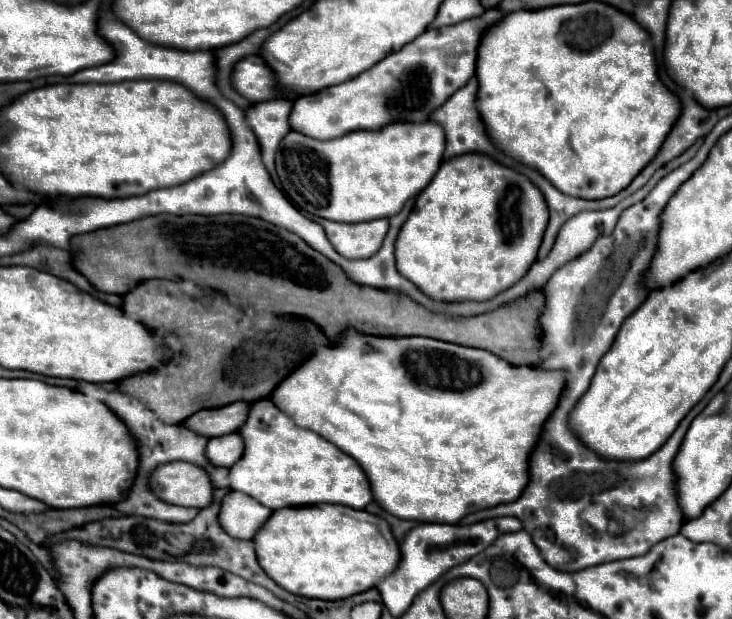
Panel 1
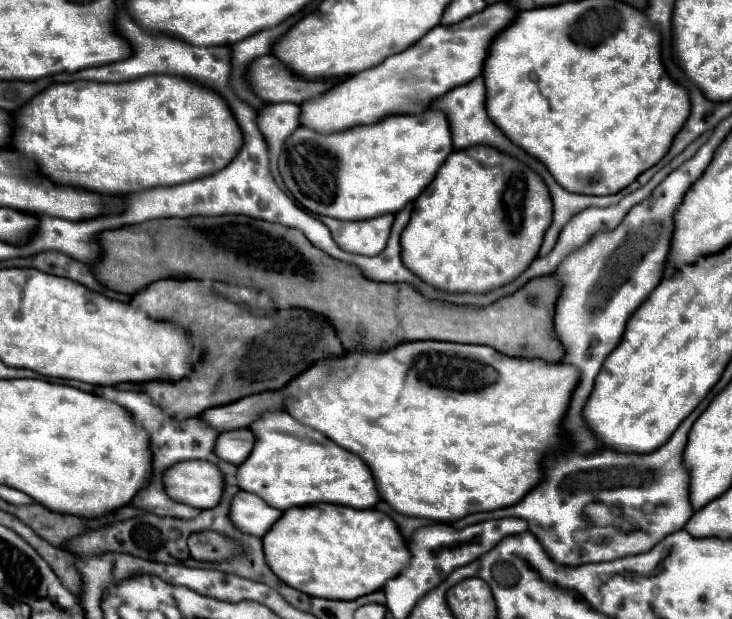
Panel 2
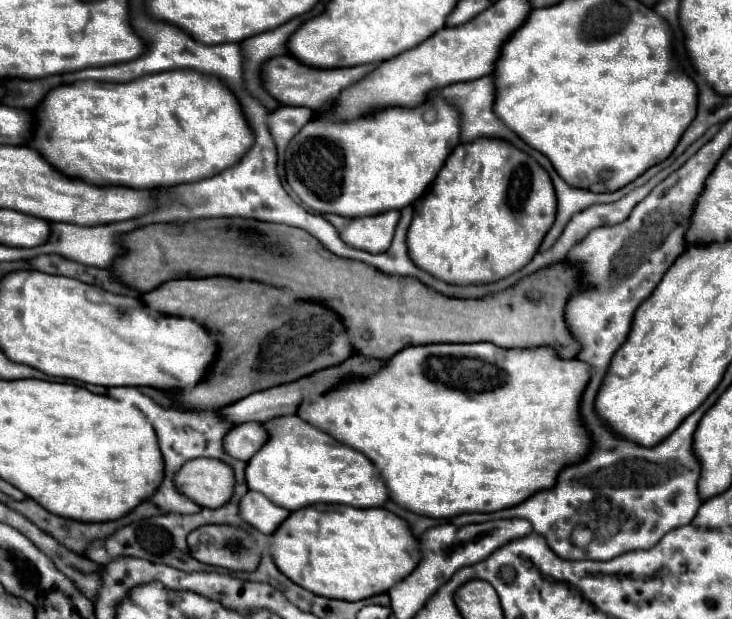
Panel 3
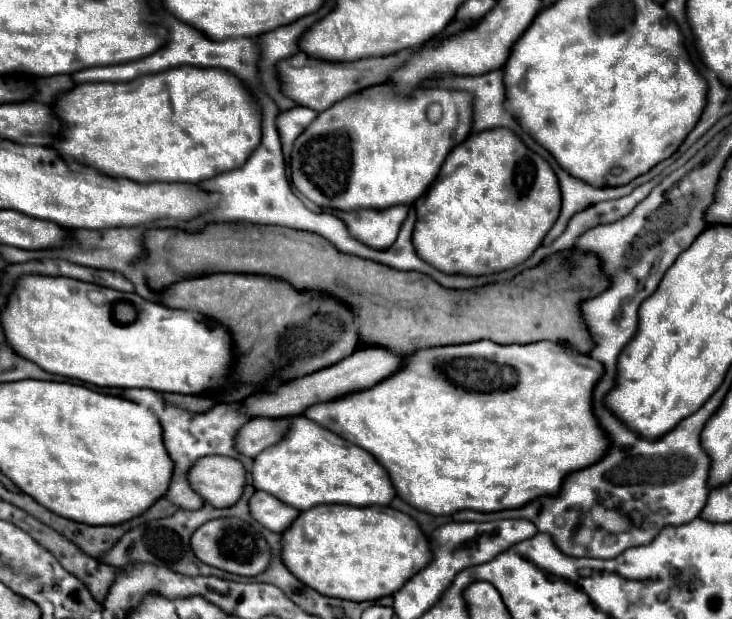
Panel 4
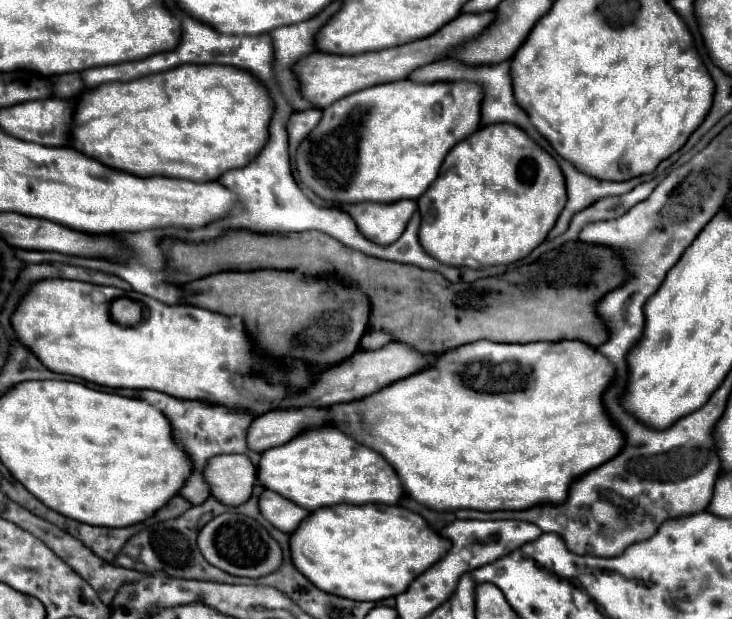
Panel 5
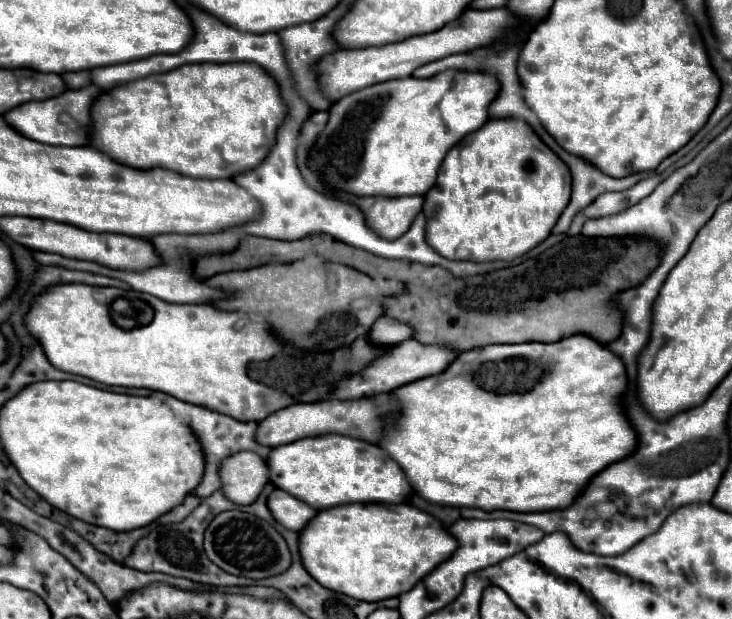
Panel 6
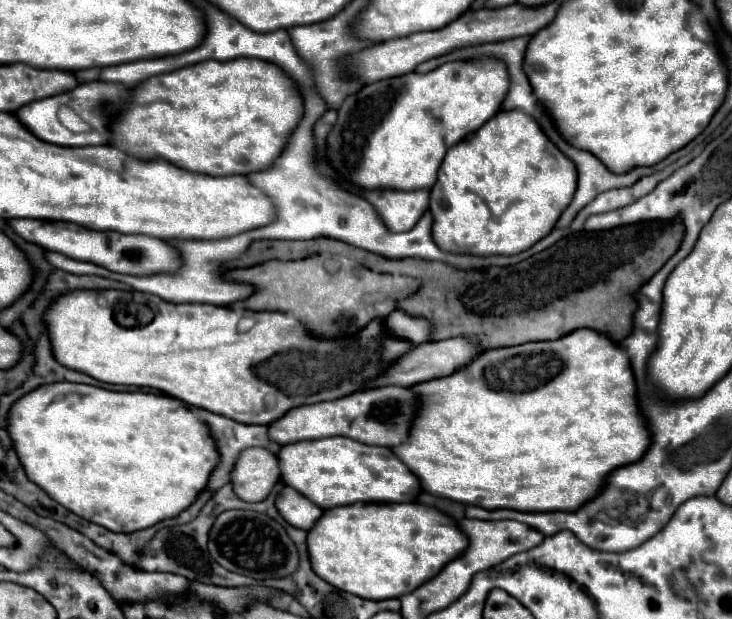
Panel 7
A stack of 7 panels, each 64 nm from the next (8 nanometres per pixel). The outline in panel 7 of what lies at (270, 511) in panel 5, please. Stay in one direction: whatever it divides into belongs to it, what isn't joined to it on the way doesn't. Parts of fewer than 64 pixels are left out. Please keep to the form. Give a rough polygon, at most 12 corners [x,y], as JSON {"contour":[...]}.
{"contour":[[286,486],[276,506],[296,528],[310,530],[320,506]]}

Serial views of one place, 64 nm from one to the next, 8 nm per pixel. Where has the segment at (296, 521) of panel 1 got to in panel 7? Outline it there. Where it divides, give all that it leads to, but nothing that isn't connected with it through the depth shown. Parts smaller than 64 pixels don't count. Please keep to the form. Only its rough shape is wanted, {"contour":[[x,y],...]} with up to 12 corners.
{"contour":[[426,504],[330,508],[308,532],[338,590],[400,598],[468,548]]}

